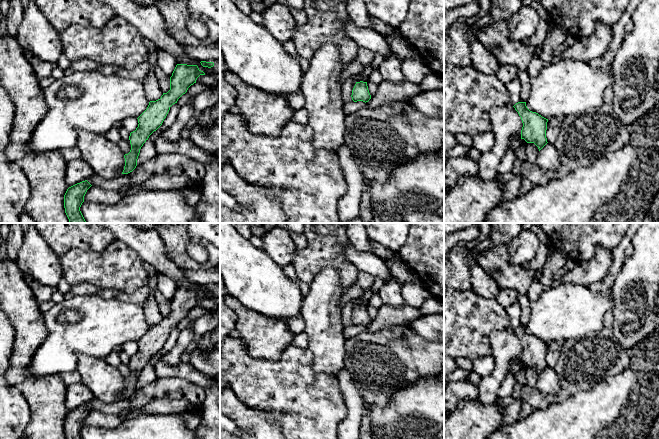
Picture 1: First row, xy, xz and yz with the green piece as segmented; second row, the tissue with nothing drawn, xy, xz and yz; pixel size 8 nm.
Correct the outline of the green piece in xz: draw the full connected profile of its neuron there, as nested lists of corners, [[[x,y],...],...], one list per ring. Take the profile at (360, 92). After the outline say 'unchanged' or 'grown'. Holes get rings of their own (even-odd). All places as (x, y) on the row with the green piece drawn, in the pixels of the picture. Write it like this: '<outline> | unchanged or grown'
[[[356,82],[353,90],[352,90],[352,100],[354,102],[363,101],[368,102],[371,99],[371,95],[368,90],[367,82]]] | unchanged

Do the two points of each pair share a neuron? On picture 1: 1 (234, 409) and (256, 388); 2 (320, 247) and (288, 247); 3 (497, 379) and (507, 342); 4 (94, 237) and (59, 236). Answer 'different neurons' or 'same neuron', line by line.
1: different neurons
2: different neurons
3: same neuron
4: same neuron

